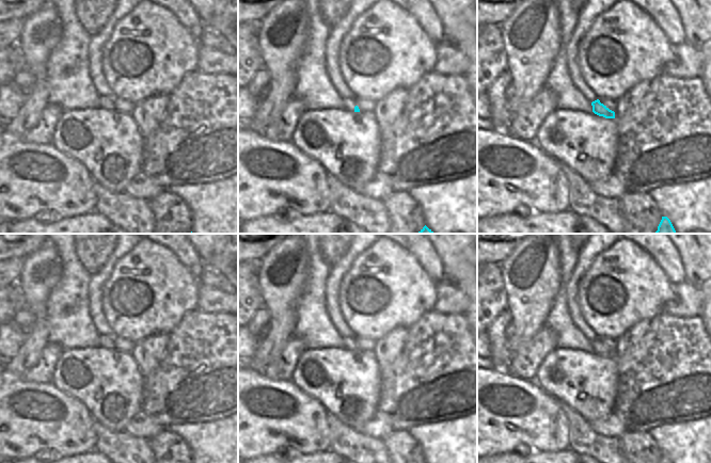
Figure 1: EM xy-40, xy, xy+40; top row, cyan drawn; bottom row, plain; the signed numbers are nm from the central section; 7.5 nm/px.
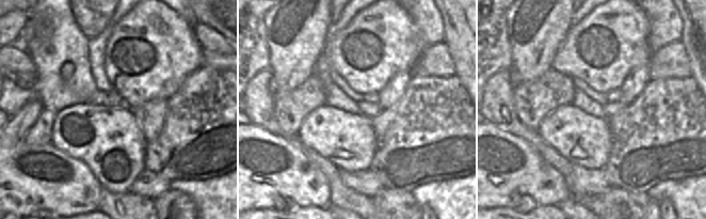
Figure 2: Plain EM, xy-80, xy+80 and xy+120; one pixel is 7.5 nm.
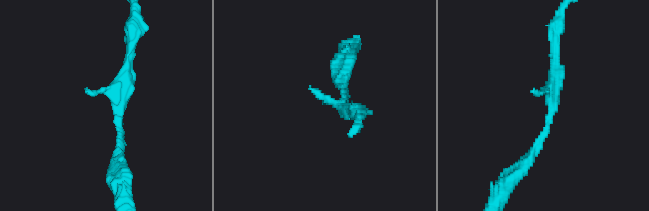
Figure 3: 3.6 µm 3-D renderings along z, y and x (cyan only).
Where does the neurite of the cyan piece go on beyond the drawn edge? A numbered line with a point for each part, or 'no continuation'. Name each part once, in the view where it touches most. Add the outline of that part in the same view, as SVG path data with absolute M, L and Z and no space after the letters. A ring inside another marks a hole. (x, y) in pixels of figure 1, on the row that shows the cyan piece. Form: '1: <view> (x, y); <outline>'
1: xy (349, 104); M349 97L344 98L344 109L349 112L354 112L354 107L357 106L357 102L354 99L351 99Z

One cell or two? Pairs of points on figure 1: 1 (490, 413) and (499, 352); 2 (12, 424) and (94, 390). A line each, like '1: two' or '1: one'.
1: two
2: two

